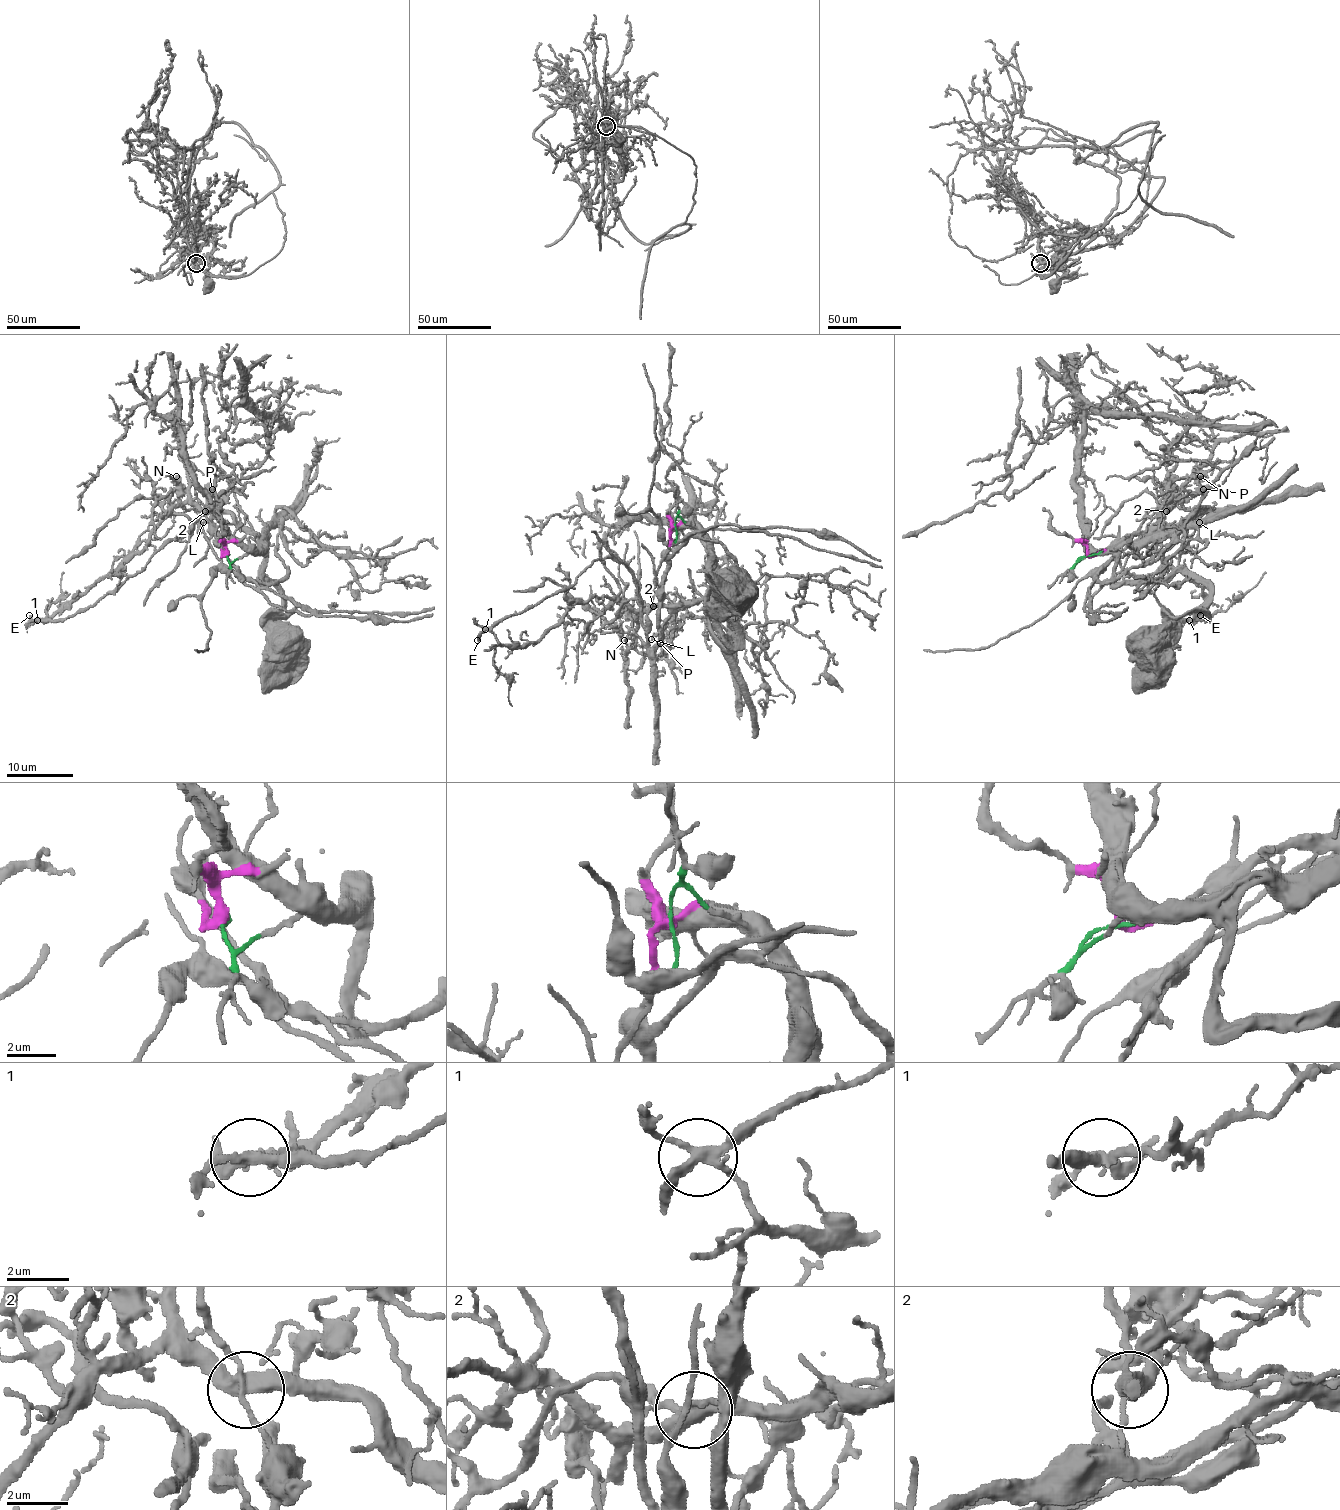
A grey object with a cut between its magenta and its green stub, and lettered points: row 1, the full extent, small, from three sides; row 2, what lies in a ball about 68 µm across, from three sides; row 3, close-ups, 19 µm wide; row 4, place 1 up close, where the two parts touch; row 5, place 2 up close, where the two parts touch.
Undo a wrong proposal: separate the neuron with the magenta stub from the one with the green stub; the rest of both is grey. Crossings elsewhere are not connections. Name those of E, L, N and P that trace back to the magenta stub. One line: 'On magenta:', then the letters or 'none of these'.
On magenta: E, L, P

